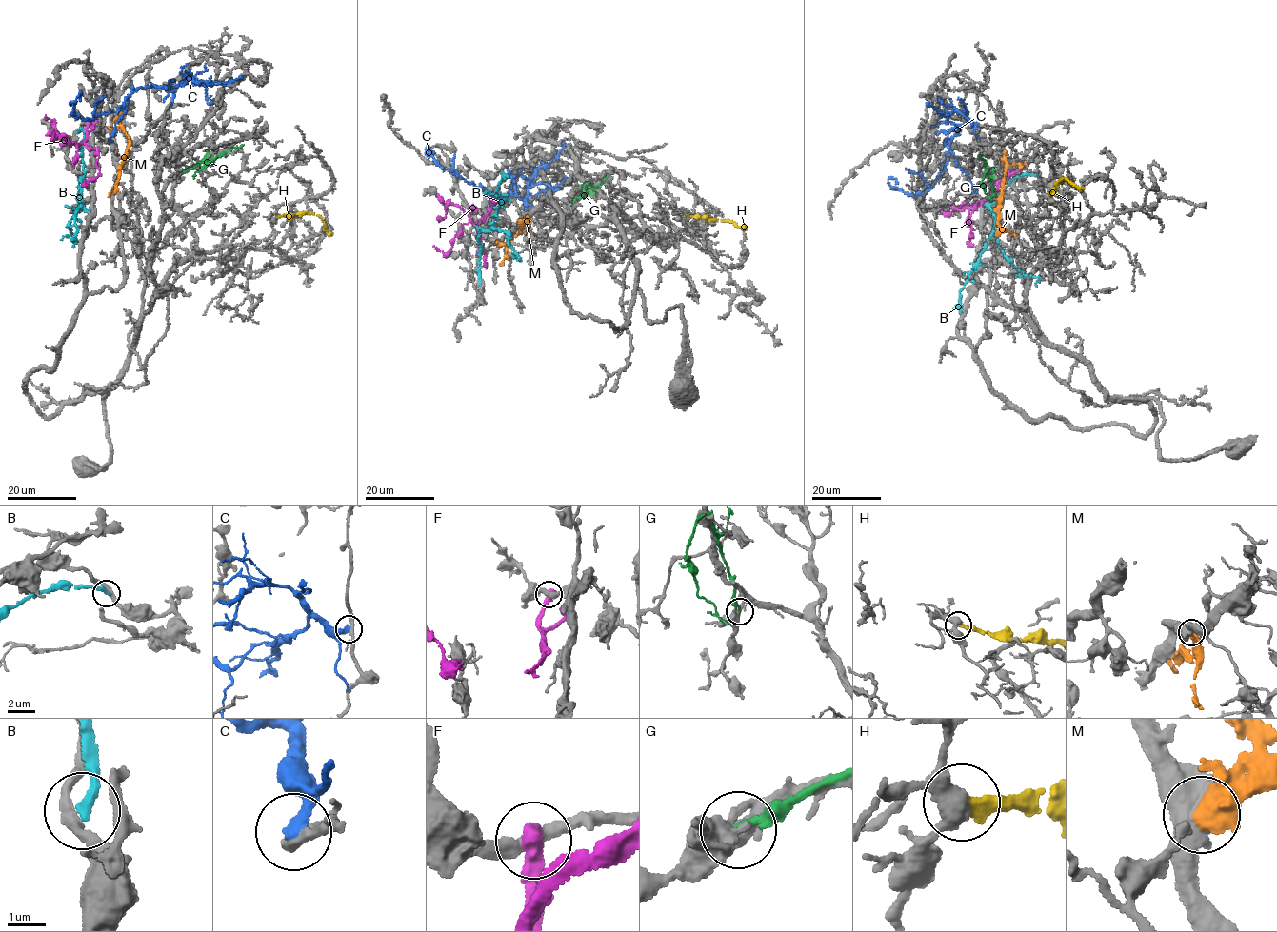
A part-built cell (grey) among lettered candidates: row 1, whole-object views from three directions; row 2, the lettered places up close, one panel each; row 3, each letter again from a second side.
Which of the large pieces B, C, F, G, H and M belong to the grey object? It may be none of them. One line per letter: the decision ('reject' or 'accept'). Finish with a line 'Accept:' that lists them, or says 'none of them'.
B: reject
C: reject
F: reject
G: reject
H: reject
M: reject
Accept: none of them

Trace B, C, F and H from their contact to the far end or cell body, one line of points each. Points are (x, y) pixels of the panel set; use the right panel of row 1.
B: (1036, 175), (1016, 176), (989, 207), (995, 217), (995, 226), (960, 291), (961, 313)
C: (977, 123), (967, 120), (957, 128), (945, 168), (930, 188), (911, 194), (892, 187), (888, 179), (897, 184)
F: (1007, 170), (1007, 180), (978, 204), (984, 204), (998, 187), (996, 183), (985, 182)
H: (1047, 195), (1065, 177), (1081, 188)

